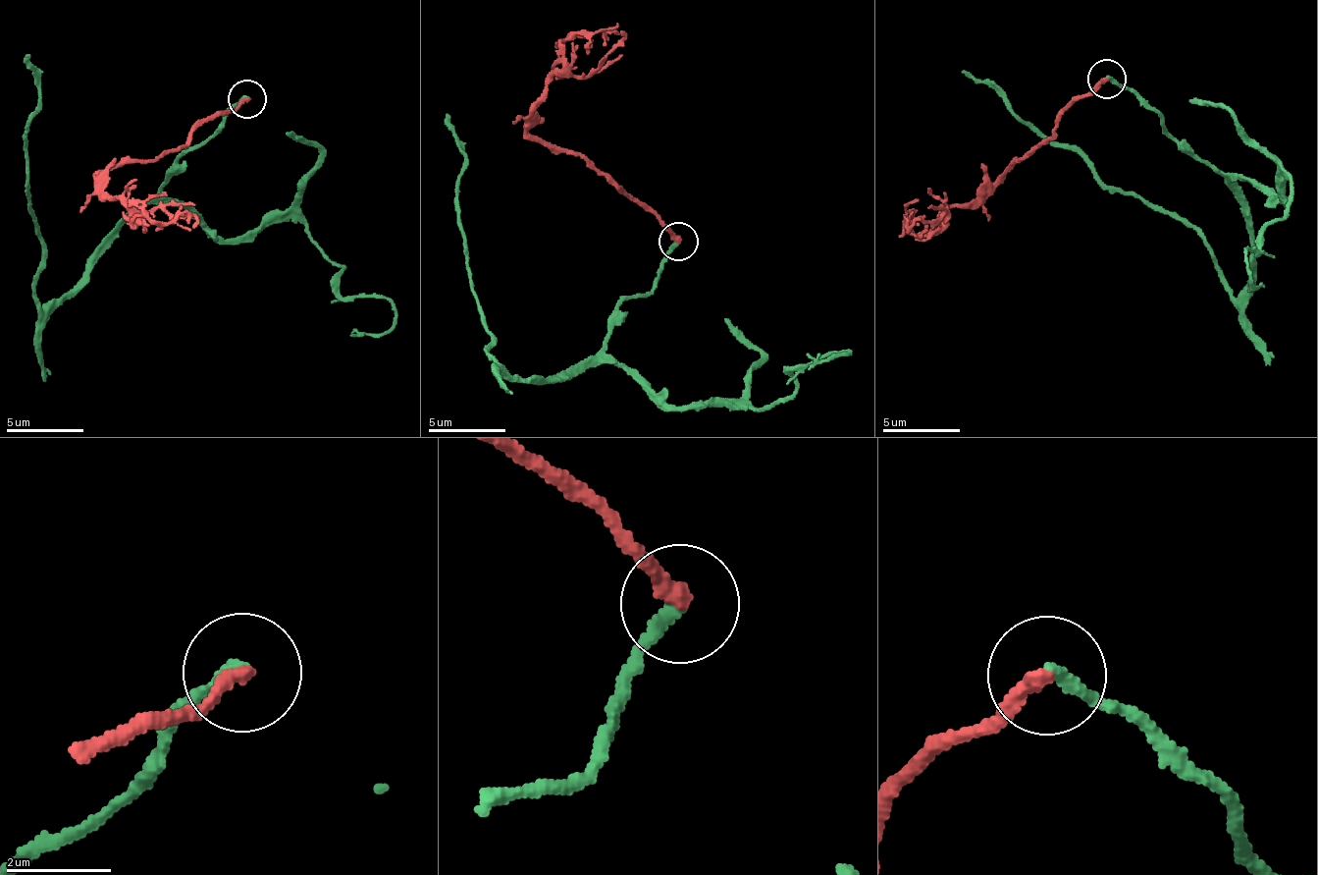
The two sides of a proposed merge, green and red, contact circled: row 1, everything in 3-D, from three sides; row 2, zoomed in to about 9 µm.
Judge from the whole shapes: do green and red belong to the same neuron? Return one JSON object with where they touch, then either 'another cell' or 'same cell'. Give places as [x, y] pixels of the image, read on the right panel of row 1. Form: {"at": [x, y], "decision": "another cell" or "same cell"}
{"at": [1107, 79], "decision": "another cell"}

